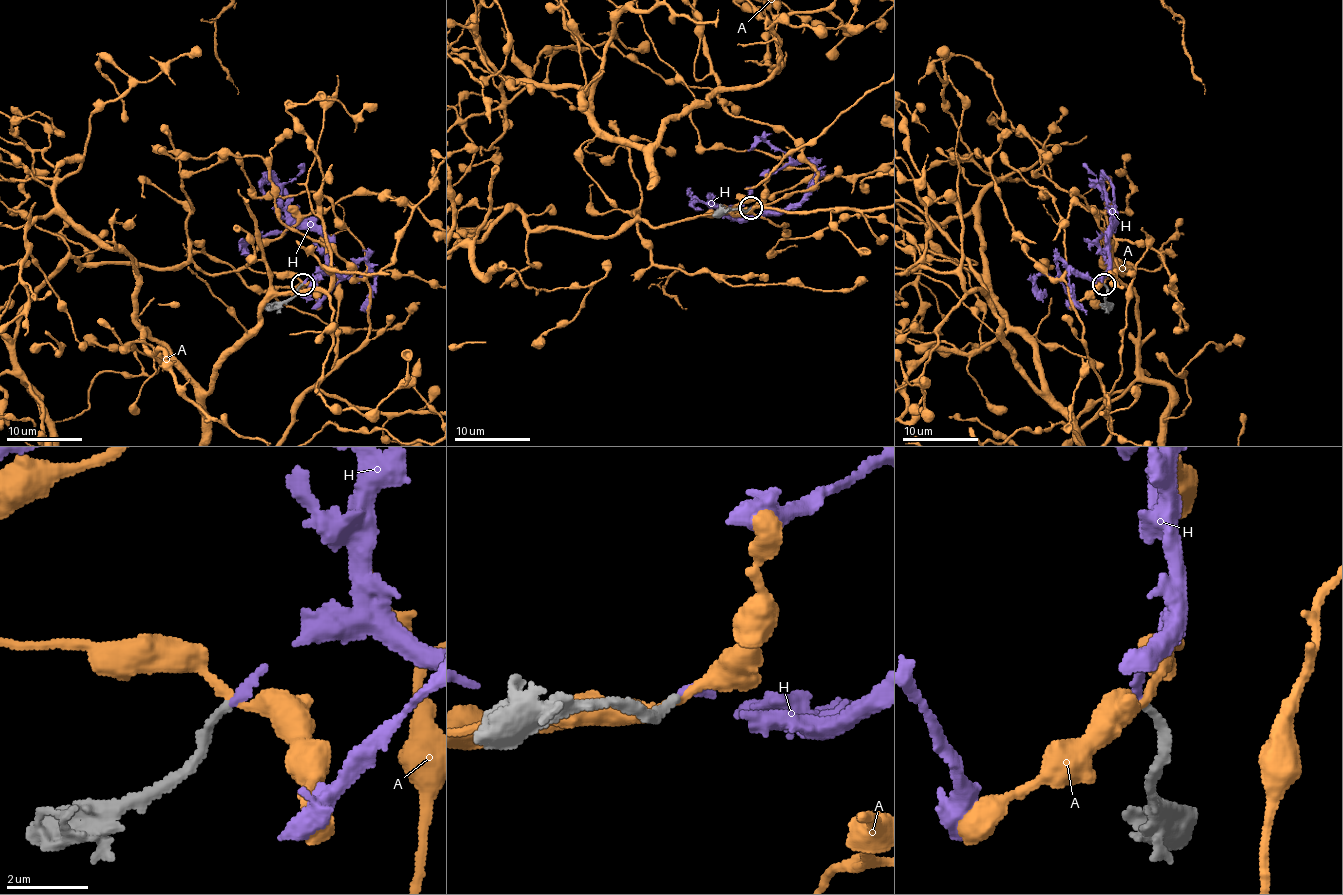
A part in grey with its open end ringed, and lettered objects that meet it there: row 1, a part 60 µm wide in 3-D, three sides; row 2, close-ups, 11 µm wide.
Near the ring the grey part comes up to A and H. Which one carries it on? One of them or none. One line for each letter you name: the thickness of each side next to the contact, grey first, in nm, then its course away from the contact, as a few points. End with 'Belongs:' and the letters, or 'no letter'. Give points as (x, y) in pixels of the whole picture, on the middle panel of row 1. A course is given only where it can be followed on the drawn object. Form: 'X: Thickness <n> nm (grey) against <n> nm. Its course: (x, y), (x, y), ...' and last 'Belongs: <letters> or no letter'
H: Thickness 200 nm (grey) against 180 nm. Its course: (751, 207), (766, 213), (783, 213), (804, 194), (816, 167), (808, 162), (791, 160), (760, 139), (755, 146)
Belongs: H

